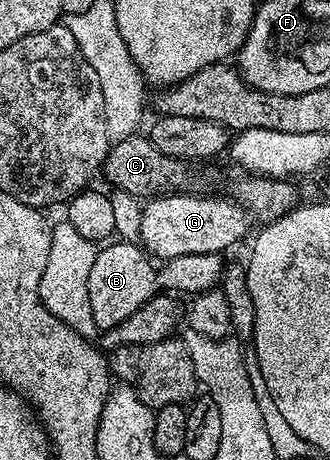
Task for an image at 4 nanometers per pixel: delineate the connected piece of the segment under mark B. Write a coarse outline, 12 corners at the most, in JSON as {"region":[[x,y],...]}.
{"region":[[136,242],[96,252],[86,282],[96,330],[161,292],[218,288],[221,253],[157,265]]}

